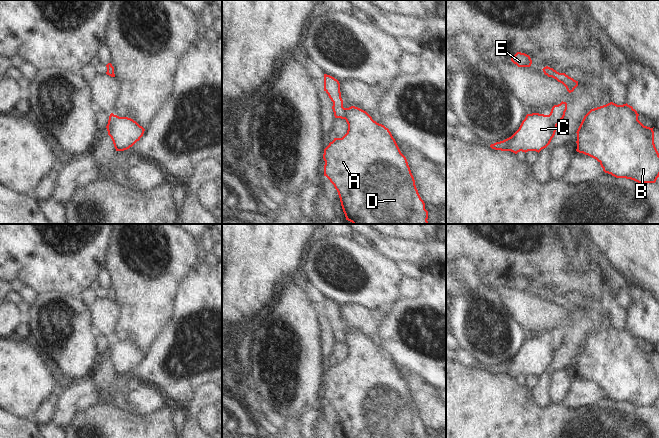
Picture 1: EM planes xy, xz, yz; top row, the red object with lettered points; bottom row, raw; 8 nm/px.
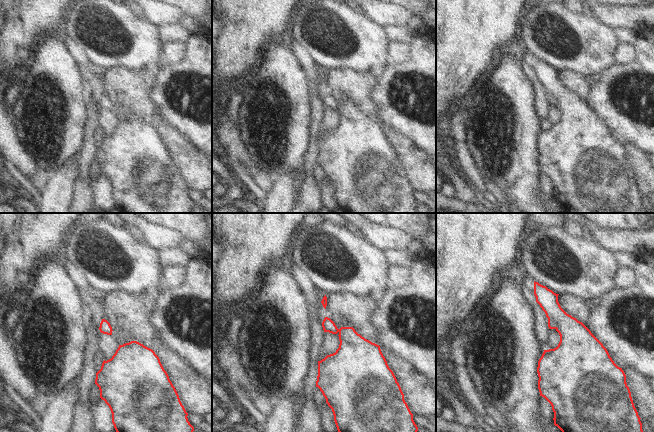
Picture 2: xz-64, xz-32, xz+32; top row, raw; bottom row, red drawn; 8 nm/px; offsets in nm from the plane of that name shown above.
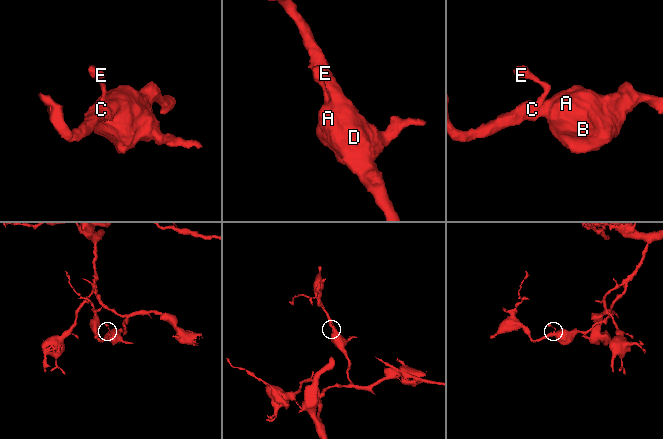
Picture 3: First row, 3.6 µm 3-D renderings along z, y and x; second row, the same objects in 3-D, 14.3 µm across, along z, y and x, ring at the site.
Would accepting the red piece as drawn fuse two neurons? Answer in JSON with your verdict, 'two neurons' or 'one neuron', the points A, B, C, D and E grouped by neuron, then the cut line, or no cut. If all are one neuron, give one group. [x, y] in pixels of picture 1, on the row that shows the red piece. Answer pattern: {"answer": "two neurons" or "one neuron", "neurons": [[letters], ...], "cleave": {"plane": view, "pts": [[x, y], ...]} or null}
{"answer": "two neurons", "neurons": [["A", "B", "C", "D"], ["E"]], "cleave": {"plane": "xz", "pts": [[343, 108], [344, 118]]}}

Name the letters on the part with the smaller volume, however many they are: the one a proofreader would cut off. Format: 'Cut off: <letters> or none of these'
Cut off: E

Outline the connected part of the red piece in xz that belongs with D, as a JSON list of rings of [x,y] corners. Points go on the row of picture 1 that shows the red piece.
[[[351,106],[344,109],[344,119],[348,124],[347,133],[342,138],[334,138],[334,140],[329,143],[329,145],[324,149],[323,159],[325,161],[324,176],[330,180],[338,192],[346,220],[352,222],[353,224],[428,224],[428,211],[425,209],[425,203],[418,193],[407,159],[401,153],[389,129],[374,121],[366,111],[358,107]]]

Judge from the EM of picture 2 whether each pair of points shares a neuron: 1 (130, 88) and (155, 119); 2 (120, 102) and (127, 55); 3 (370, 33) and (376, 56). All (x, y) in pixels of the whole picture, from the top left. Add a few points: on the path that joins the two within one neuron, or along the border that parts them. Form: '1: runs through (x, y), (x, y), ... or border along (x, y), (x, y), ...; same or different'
1: runs through (132, 96), (147, 111); same
2: border along (149, 68), (109, 67), (104, 70); different
3: runs through (370, 39), (370, 50); same

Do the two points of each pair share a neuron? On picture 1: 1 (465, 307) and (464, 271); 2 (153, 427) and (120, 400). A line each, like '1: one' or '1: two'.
1: one
2: two

